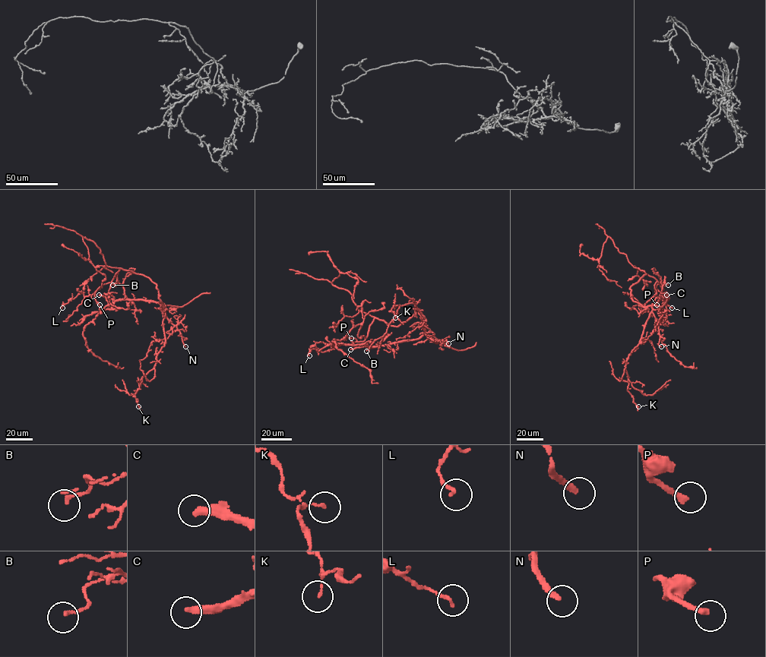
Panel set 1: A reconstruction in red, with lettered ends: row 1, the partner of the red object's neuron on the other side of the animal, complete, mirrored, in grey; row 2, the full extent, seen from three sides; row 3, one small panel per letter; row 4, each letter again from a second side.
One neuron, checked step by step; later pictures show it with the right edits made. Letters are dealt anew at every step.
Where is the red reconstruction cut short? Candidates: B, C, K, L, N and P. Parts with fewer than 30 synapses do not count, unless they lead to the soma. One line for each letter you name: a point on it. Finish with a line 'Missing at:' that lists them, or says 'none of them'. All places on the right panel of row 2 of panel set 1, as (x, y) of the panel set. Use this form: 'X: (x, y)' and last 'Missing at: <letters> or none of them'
C: (666, 295)
N: (661, 346)
P: (656, 304)
Missing at: C, N, P

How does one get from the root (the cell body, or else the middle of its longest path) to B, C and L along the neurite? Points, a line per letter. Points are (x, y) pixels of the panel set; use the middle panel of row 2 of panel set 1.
B: (403, 322), (416, 308), (420, 312), (425, 333), (416, 339), (384, 345), (379, 343), (366, 351)
C: (403, 322), (416, 308), (420, 312), (425, 333), (416, 339), (350, 349)
L: (403, 322), (393, 326), (375, 318), (364, 340), (339, 344), (324, 352), (311, 349), (309, 355)

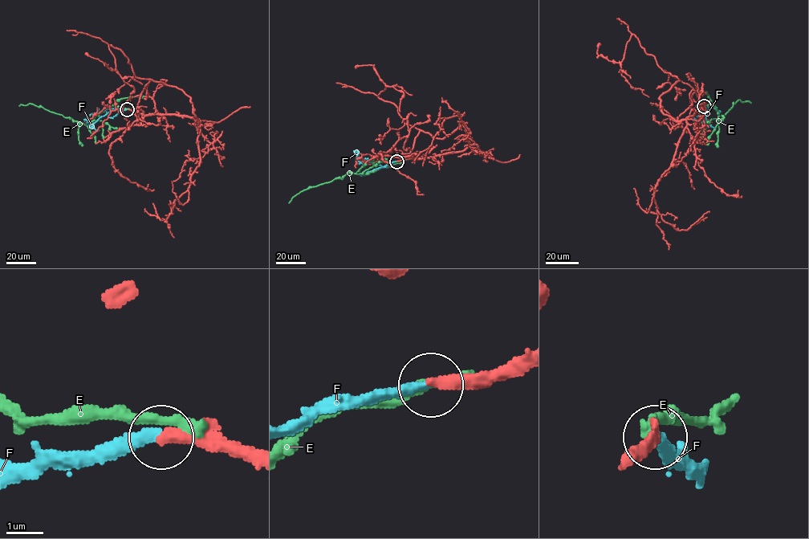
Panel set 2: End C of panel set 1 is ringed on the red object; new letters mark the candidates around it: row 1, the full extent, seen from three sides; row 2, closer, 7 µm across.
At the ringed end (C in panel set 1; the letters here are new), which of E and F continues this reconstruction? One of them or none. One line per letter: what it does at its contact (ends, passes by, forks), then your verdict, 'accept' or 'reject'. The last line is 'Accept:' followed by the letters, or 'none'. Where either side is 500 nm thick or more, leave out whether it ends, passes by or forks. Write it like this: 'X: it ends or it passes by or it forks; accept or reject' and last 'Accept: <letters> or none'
E: reject
F: it ends; accept
Accept: F

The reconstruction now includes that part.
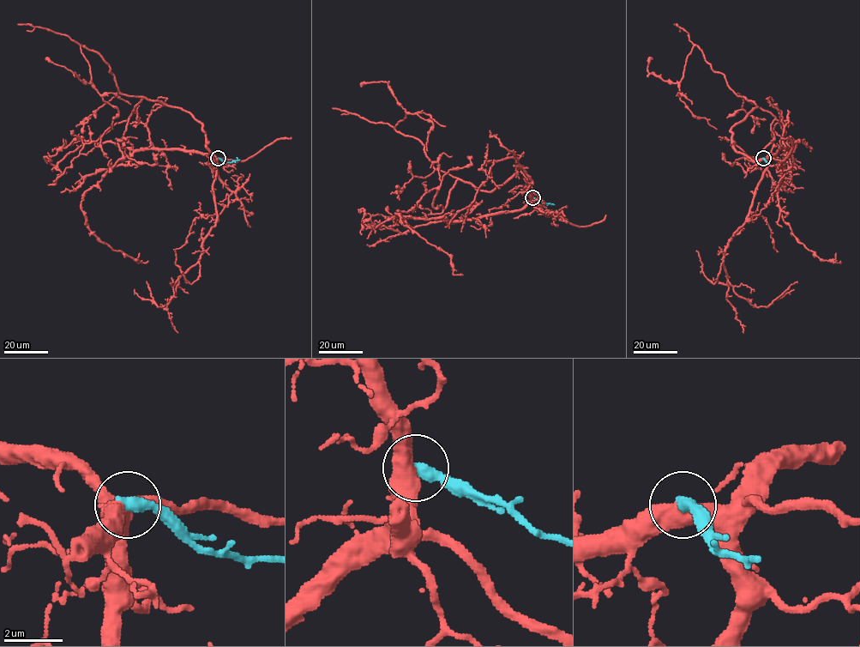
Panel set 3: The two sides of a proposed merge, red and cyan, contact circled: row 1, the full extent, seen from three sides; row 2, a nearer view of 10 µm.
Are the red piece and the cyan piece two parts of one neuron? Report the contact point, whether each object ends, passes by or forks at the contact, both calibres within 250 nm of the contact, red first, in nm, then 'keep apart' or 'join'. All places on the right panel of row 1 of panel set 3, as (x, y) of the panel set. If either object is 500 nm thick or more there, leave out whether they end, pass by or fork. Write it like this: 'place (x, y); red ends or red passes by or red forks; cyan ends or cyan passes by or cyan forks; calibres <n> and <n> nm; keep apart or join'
place (763, 158); calibres 550 and 420 nm; keep apart

